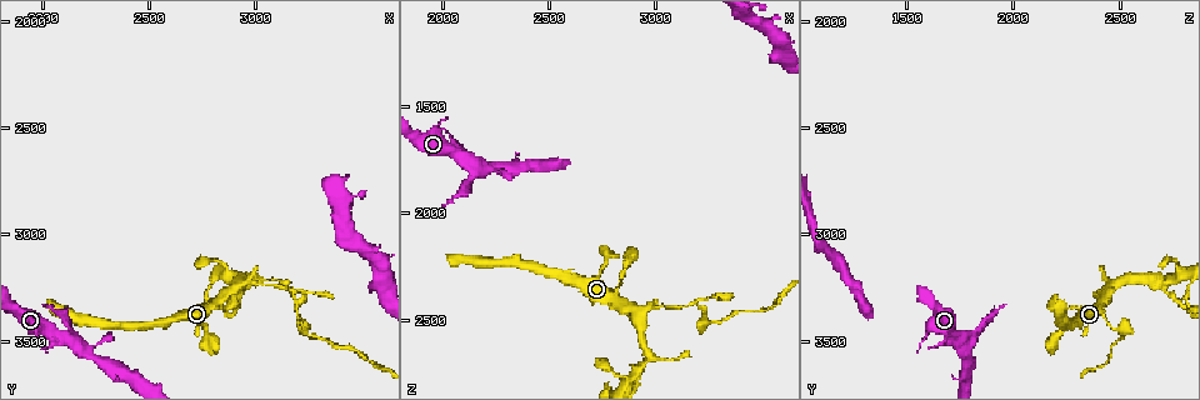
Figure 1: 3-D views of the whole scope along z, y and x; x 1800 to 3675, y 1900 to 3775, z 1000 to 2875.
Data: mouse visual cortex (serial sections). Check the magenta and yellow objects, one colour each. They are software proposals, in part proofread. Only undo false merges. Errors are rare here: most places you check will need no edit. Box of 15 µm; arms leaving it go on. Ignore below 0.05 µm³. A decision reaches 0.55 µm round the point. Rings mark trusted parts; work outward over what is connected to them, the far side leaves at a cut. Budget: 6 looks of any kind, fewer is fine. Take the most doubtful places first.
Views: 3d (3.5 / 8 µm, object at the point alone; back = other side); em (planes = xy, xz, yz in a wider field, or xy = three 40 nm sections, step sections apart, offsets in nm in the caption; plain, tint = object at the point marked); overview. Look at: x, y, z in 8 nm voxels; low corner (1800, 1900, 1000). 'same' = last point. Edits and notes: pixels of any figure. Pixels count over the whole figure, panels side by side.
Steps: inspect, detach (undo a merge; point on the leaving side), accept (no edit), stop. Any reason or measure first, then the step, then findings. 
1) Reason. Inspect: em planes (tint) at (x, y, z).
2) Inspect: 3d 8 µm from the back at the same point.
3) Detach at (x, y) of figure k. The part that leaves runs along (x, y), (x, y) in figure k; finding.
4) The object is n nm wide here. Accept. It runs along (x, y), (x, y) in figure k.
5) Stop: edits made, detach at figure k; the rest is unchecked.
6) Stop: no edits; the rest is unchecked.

A fork. Inspect: 3d 3.5 µm at (2920, 3250, 2470).

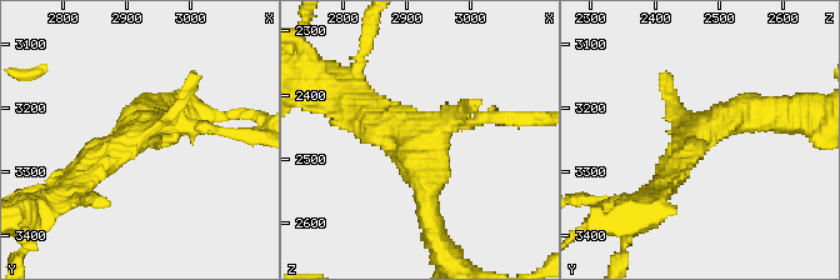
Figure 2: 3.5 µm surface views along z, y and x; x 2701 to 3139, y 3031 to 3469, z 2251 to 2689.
Need the tissue. Inspect: em xy step 1 (tint) at (2925, 3235, 2470).

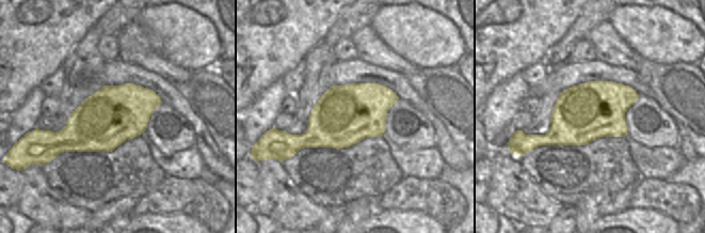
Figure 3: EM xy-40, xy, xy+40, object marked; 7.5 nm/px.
Accept. It runs along (361, 106), (423, 141), (430, 221) in figure 2; all the same cell.

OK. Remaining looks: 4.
Branch point. Inspect: 3d 3.5 µm at (3150, 3280, 2440).

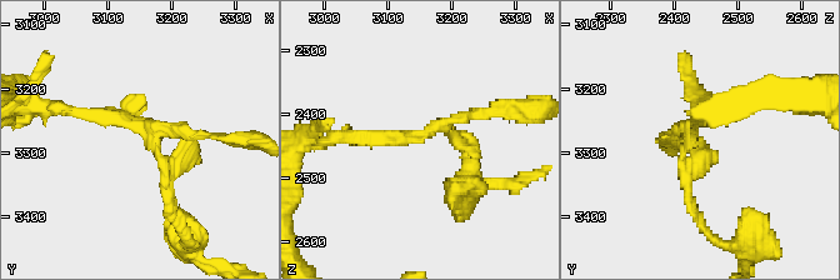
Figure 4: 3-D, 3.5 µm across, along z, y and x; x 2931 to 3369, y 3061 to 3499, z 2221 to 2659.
Inspect: em xy step 3 (tint) at (3160, 3270, 2430).

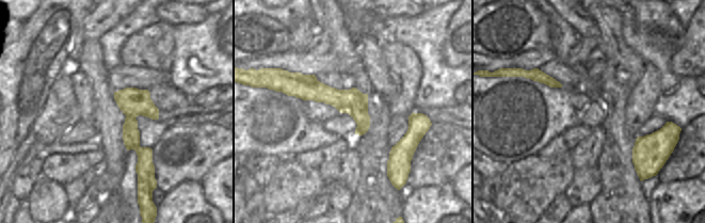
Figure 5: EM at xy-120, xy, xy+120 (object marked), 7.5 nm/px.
Detach at (166, 191) of figure 4. The part that leaves runs along (156, 149), (169, 210), (191, 245) in figure 4; a second cell is stuck on.

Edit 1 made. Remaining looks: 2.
Stop: edits made, detach at figure 4; the rest is unchecked.

